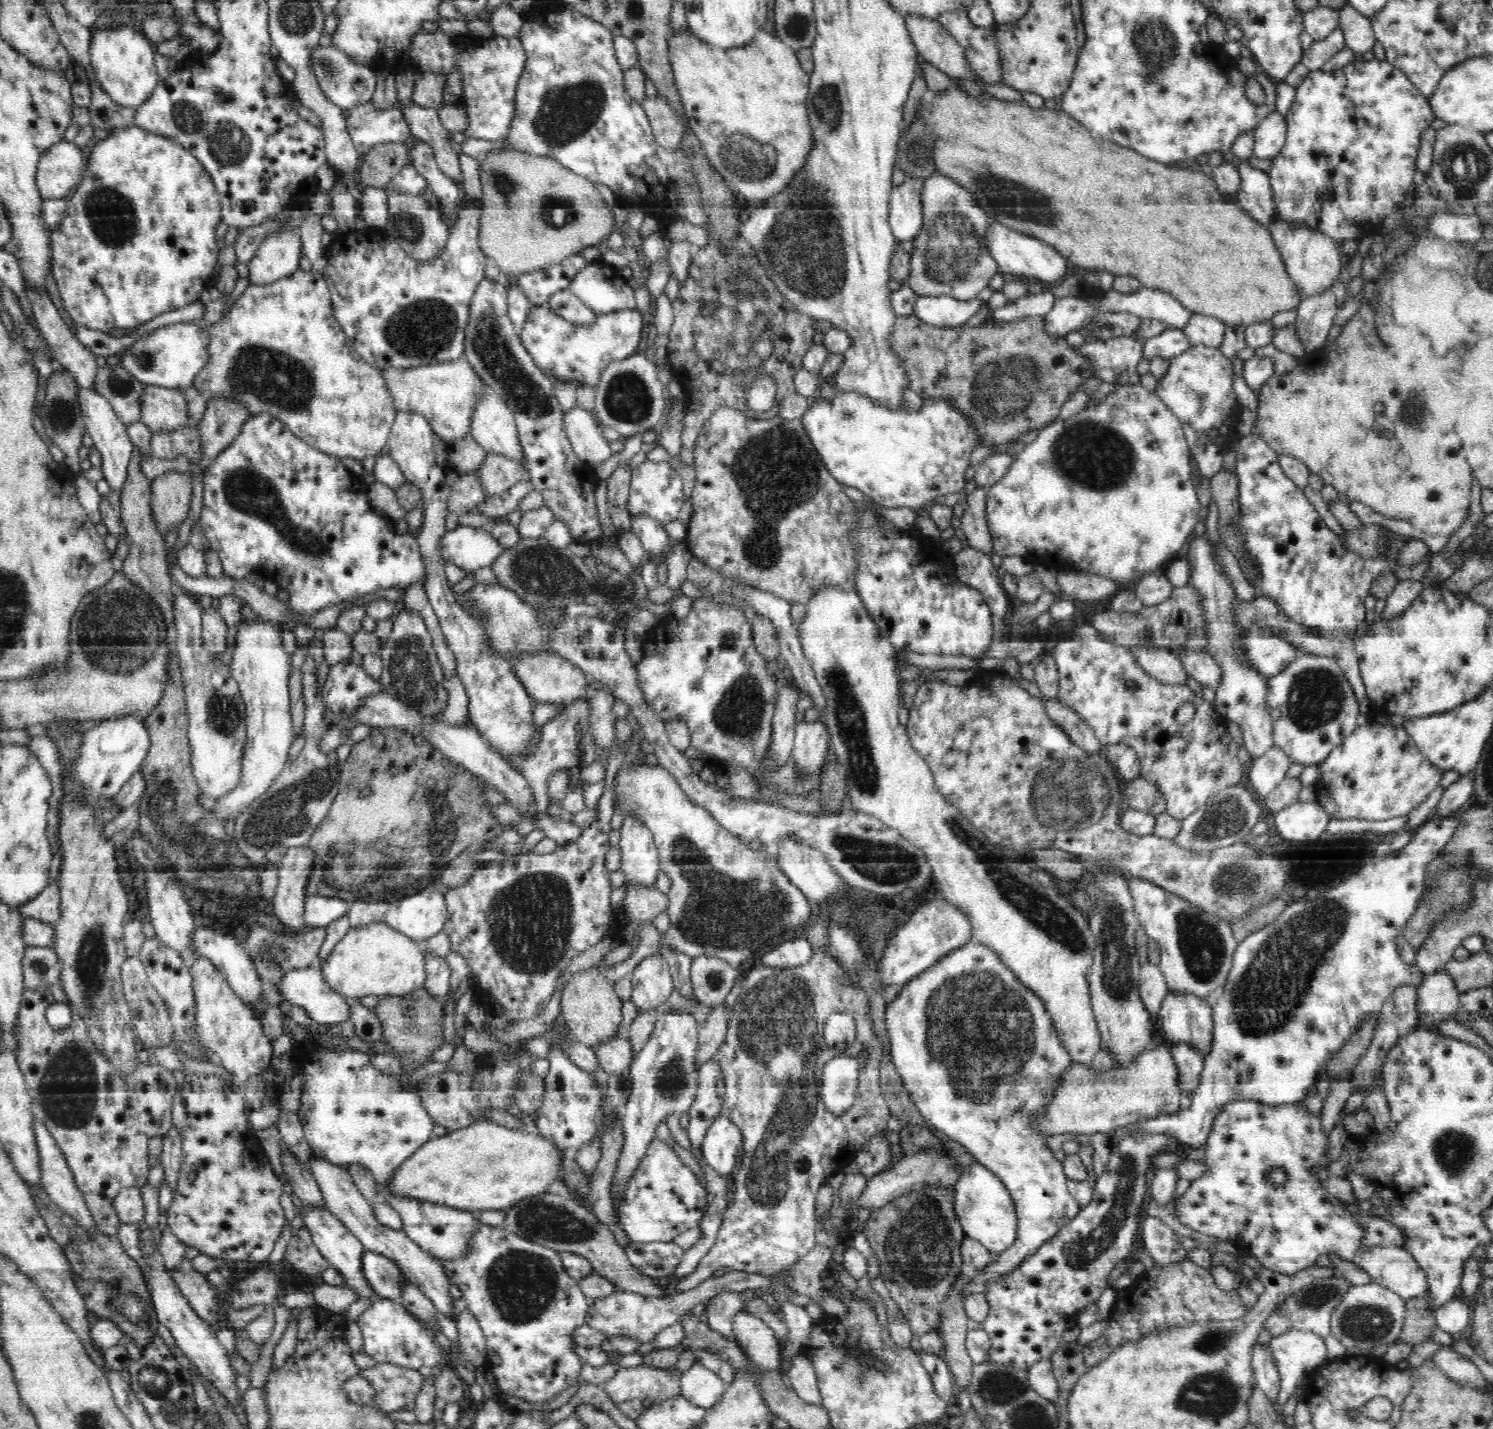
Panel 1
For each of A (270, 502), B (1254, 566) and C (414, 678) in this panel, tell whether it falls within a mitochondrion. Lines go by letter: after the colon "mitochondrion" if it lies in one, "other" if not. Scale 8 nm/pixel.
A: mitochondrion
B: other
C: mitochondrion

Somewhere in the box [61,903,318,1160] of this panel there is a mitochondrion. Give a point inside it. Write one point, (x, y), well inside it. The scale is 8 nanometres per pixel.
(90, 966)

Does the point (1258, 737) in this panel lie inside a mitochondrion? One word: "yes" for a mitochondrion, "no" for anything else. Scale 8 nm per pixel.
no

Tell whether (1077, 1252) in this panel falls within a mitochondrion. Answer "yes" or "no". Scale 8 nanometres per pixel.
yes

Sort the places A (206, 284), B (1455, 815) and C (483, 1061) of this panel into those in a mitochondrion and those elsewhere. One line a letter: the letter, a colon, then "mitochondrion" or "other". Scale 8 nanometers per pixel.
A: other
B: other
C: other

